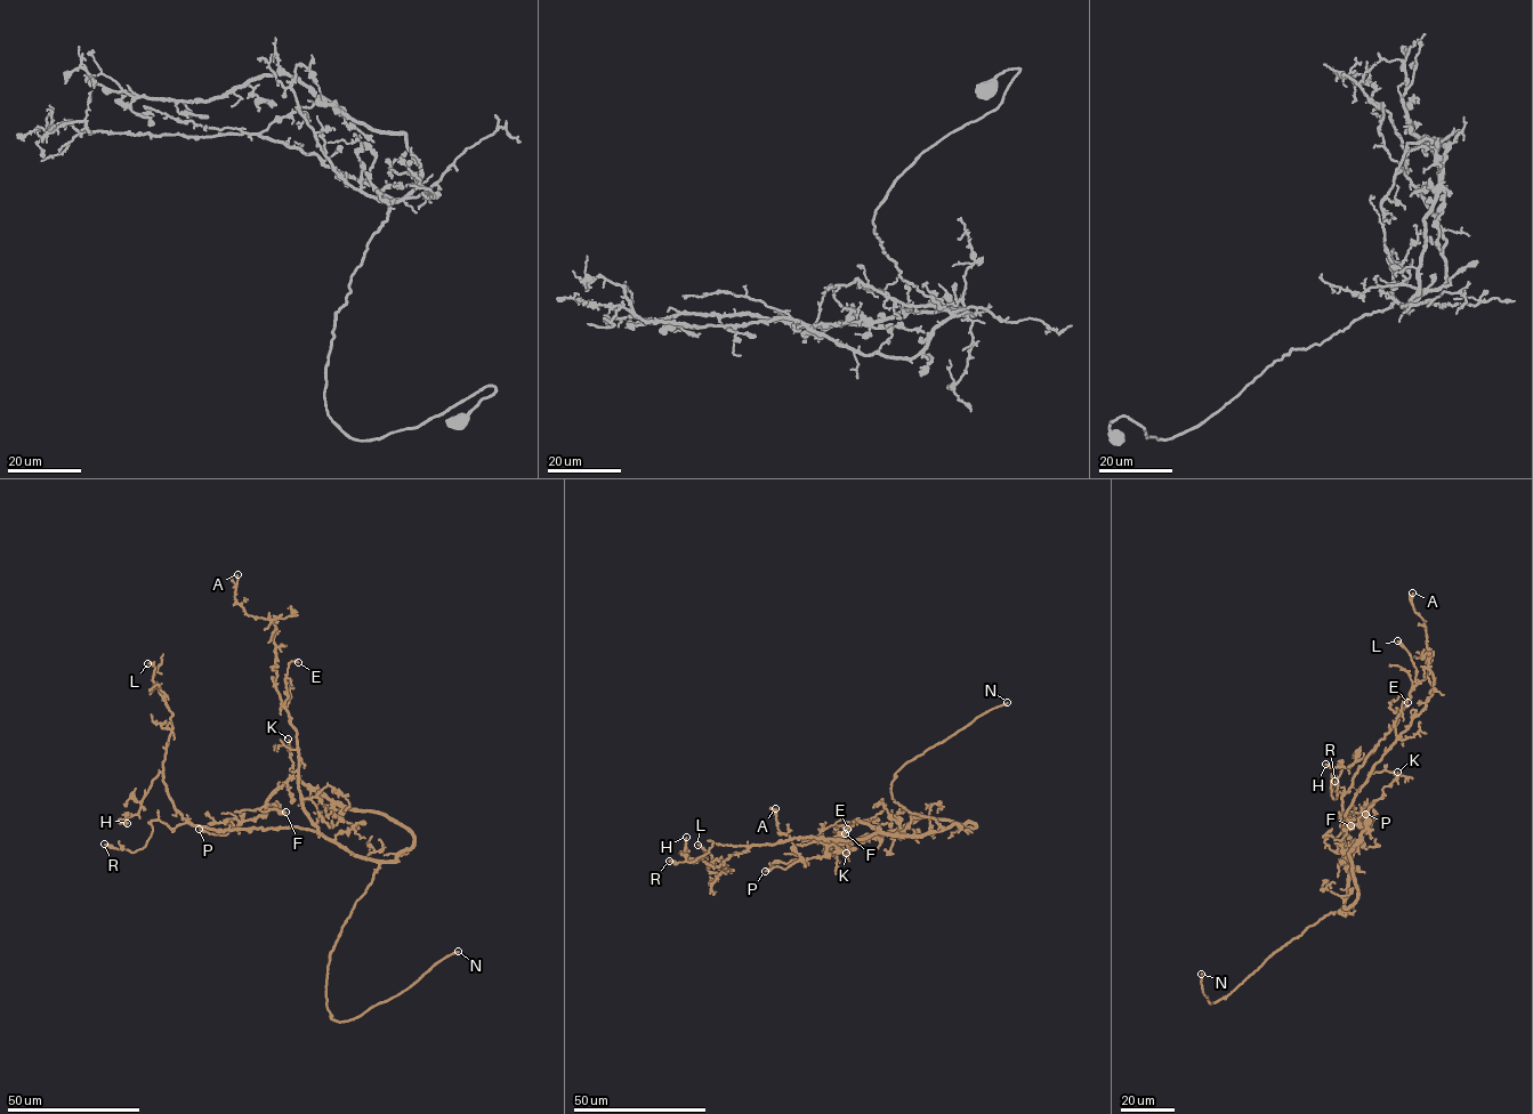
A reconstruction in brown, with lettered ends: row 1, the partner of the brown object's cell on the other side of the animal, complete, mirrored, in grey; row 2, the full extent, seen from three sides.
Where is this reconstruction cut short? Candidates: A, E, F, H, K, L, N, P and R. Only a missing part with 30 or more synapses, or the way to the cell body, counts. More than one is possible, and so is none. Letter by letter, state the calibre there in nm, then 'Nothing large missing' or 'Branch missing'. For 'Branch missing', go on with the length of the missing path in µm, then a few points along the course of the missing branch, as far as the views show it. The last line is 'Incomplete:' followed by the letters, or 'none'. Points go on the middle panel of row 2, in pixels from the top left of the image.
A: Thickness 130 nm. Nothing large missing
E: Thickness 170 nm. Nothing large missing
F: Thickness 320 nm. Nothing large missing
H: Thickness 180 nm. Nothing large missing
K: Thickness 170 nm. Nothing large missing
L: Thickness 110 nm. Nothing large missing
N: Thickness 240 nm. Branch missing. Missing length about 15 µm. Course of what is missing: (1007, 702), (1038, 691)
P: Thickness 240 nm. Nothing large missing
R: Thickness 140 nm. Nothing large missing
Incomplete: N

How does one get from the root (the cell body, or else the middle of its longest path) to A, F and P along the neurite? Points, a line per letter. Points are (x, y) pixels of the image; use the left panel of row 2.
A: (351, 852), (319, 831), (304, 808), (297, 731), (275, 685), (275, 627), (248, 615), (237, 603), (237, 574)
F: (351, 852), (394, 862), (412, 834), (381, 814), (339, 806), (297, 779), (259, 809), (285, 812)
P: (351, 852), (394, 862), (412, 834), (293, 779), (275, 789), (265, 813), (227, 833), (199, 829)

